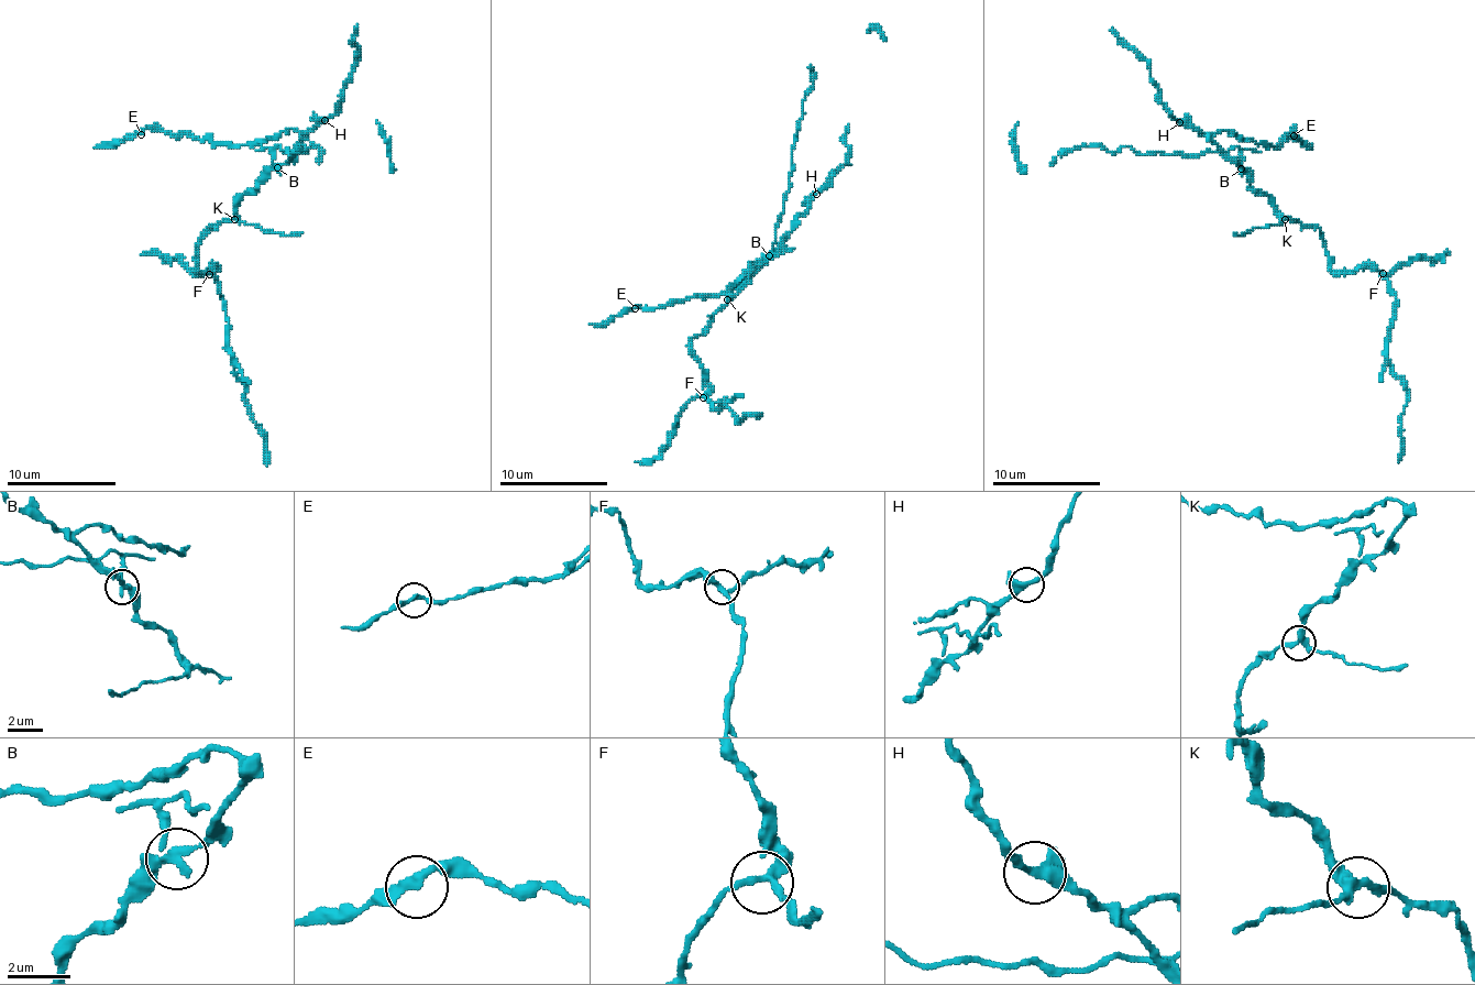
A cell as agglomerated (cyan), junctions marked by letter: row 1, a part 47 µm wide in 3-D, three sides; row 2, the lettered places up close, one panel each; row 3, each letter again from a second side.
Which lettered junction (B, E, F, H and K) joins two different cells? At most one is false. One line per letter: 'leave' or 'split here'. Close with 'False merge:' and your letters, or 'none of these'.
B: split here
E: leave
F: leave
H: leave
K: leave
False merge: B

